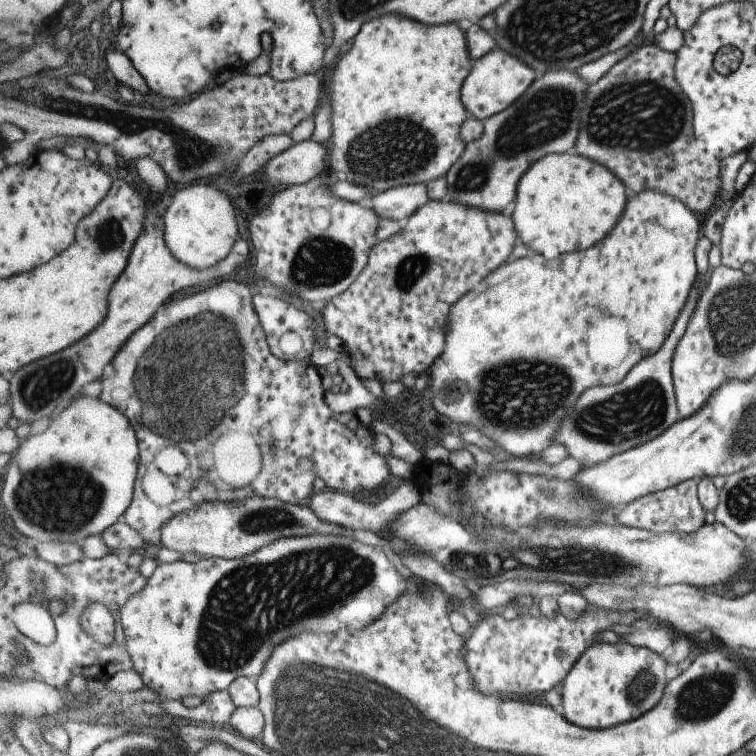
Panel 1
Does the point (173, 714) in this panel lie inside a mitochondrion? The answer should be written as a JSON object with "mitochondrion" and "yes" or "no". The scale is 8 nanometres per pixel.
{"mitochondrion":"no"}

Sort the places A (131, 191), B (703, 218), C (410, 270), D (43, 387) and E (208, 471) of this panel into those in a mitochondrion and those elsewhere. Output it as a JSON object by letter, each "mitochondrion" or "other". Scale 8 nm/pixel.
{"A":"other","B":"other","C":"mitochondrion","D":"mitochondrion","E":"other"}

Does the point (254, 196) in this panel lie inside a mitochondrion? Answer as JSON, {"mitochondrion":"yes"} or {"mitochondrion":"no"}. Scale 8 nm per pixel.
{"mitochondrion":"no"}

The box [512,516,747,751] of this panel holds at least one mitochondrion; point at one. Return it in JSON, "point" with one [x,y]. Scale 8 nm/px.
{"point":[703,697]}

